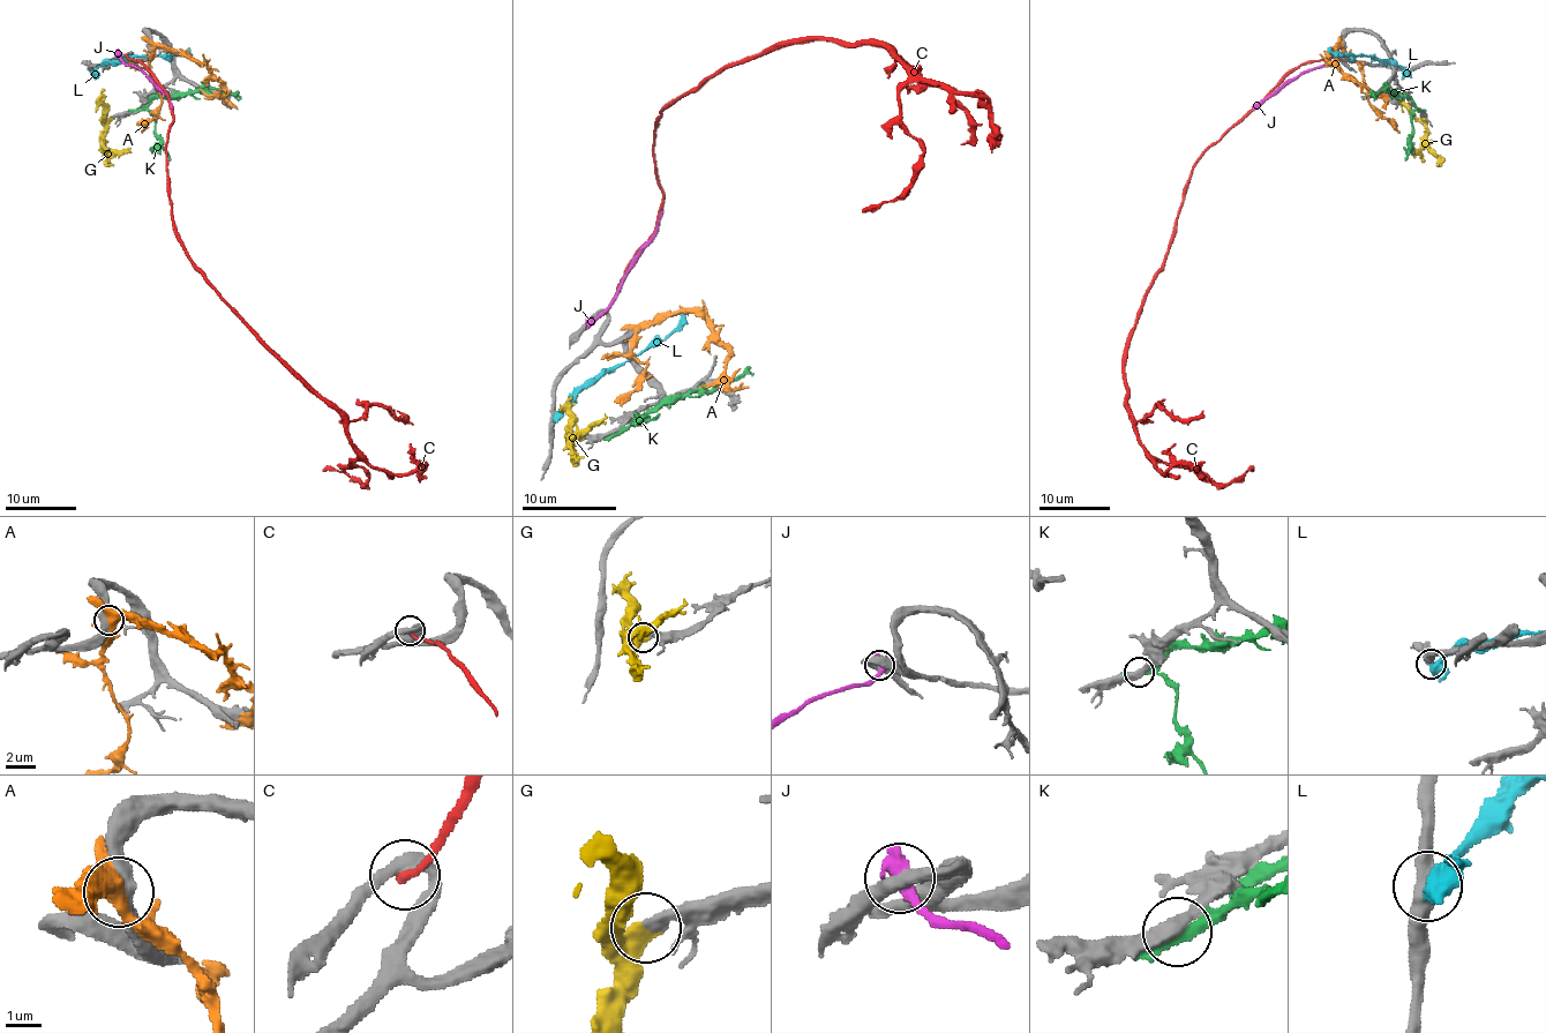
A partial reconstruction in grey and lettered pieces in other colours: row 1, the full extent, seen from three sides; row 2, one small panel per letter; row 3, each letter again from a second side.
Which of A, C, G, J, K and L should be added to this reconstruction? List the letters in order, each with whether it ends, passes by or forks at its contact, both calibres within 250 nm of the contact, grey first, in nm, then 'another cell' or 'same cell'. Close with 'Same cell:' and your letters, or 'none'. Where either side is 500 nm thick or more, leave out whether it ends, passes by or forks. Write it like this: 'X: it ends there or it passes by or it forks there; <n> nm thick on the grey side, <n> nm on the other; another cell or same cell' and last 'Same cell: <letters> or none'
A: 500 nm thick on the grey side, 400 nm on the other; another cell
C: it ends there; 360 nm thick on the grey side, 240 nm on the other; another cell
G: 360 nm thick on the grey side, 550 nm on the other; same cell
J: 380 nm thick on the grey side, 650 nm on the other; another cell
K: it passes by; 380 nm thick on the grey side, 320 nm on the other; another cell
L: it passes by; 440 nm thick on the grey side, 480 nm on the other; another cell
Same cell: G

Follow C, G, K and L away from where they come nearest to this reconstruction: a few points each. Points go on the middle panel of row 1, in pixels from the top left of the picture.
C: (599, 314), (657, 226), (654, 125), (720, 67), (816, 39), (895, 60), (922, 158), (863, 212)
G: (578, 438), (571, 440), (605, 414)
K: (616, 433), (623, 433), (637, 419), (697, 390), (722, 388), (753, 374)
L: (554, 417), (583, 388), (661, 343), (675, 329), (684, 309)

